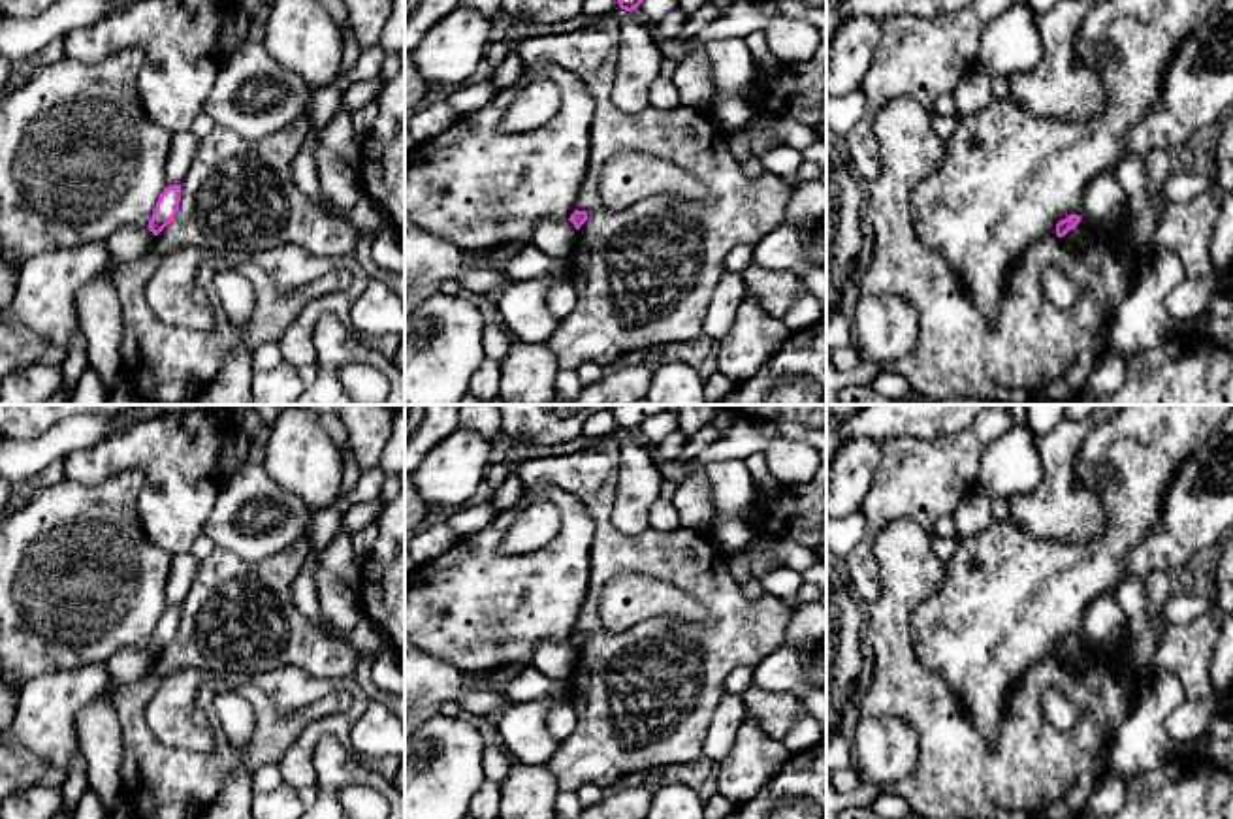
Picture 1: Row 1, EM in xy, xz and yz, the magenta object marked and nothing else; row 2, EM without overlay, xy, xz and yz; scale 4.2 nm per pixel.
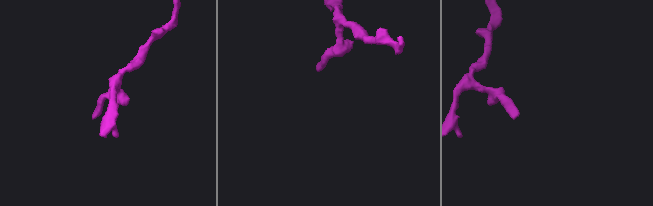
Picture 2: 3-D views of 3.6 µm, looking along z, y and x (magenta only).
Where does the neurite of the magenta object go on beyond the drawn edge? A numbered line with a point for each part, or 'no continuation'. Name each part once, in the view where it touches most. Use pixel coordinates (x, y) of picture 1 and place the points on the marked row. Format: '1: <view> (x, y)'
no continuation

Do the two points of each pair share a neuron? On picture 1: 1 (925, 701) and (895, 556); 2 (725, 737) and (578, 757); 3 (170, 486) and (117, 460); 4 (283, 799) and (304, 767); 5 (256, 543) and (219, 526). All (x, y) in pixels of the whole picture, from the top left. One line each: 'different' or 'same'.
1: same
2: different
3: same
4: different
5: same

